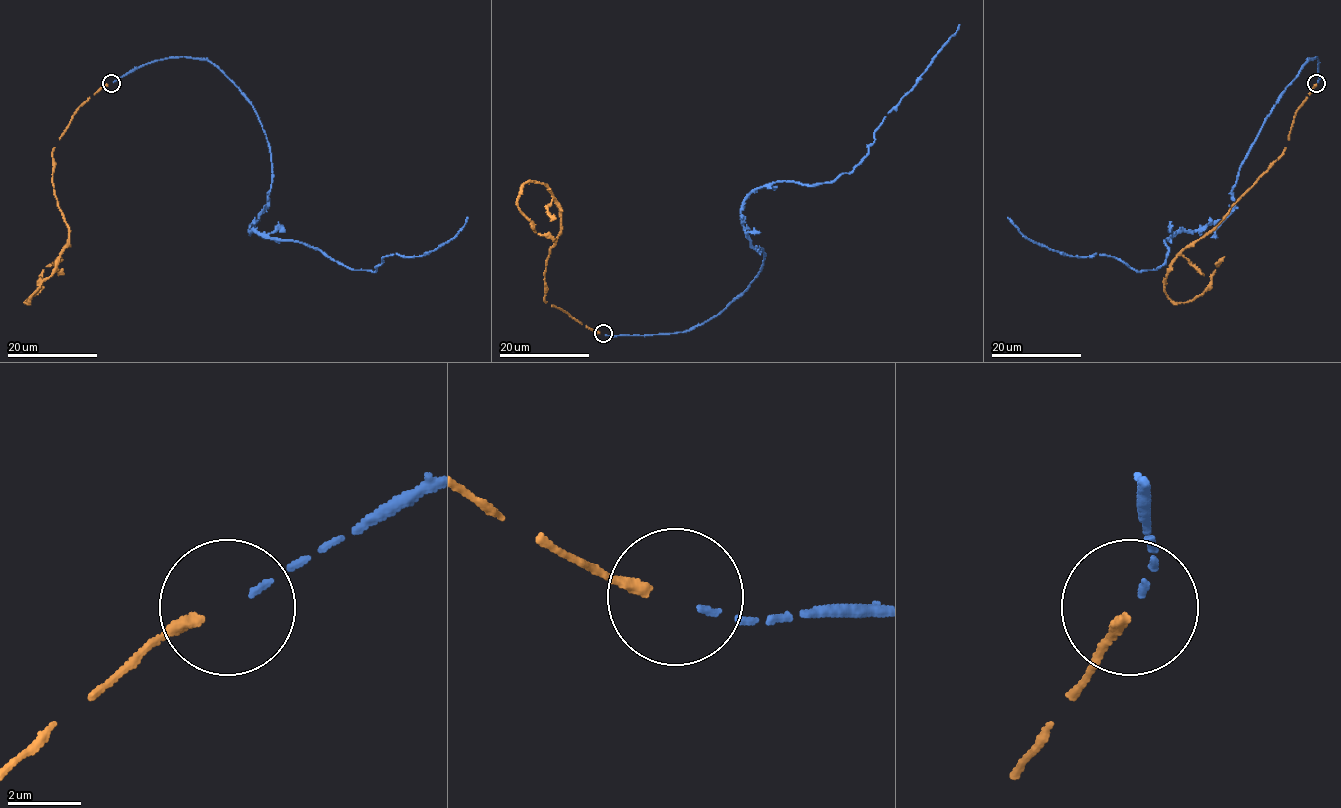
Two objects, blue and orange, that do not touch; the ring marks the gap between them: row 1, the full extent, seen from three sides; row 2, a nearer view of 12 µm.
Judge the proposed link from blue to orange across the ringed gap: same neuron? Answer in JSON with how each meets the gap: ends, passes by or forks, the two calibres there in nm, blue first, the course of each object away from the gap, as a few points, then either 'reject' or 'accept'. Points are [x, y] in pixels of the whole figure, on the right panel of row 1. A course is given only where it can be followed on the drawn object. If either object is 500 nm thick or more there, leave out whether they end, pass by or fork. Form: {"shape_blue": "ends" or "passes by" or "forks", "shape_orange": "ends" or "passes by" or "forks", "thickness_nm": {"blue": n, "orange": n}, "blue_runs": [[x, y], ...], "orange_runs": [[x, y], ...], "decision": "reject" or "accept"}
{"shape_blue": "ends", "shape_orange": "ends", "thickness_nm": {"blue": 150, "orange": 320}, "blue_runs": [[1317, 82], [1315, 58], [1262, 126], [1232, 190], [1234, 208], [1165, 239], [1156, 270], [1049, 250], [1008, 217]], "orange_runs": [[1316, 85], [1296, 111], [1284, 152], [1214, 228], [1177, 256], [1164, 290], [1172, 301], [1192, 301], [1224, 256]], "decision": "accept"}

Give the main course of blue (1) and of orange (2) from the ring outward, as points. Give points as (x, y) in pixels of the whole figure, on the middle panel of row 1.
1: (605, 334), (686, 332), (717, 315), (764, 256), (742, 202), (776, 182), (850, 173), (960, 25)
2: (599, 333), (545, 301), (559, 204), (543, 184), (530, 181), (519, 209), (552, 241)

